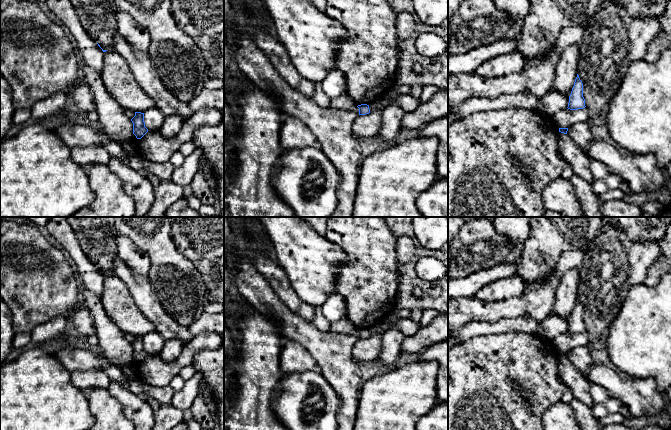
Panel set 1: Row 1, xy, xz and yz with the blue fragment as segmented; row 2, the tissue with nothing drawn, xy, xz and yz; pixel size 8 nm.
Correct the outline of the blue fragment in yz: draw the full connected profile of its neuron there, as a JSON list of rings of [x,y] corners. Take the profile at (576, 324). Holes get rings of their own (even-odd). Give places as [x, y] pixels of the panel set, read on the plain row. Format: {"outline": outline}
{"outline": [[[577,298],[571,318],[569,320],[568,333],[577,334],[585,332],[585,323],[583,321],[583,307]]]}

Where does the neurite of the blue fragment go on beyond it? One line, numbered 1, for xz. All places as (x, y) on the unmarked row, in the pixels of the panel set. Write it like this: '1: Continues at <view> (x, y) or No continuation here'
1: No continuation here

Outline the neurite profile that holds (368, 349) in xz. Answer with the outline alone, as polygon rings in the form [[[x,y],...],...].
[[[381,336],[359,339],[353,346],[352,356],[358,362],[376,360],[382,347]]]

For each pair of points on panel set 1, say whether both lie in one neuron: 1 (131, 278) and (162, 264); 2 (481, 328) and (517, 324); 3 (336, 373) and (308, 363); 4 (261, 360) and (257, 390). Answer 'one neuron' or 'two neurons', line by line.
1: two neurons
2: one neuron
3: two neurons
4: one neuron

